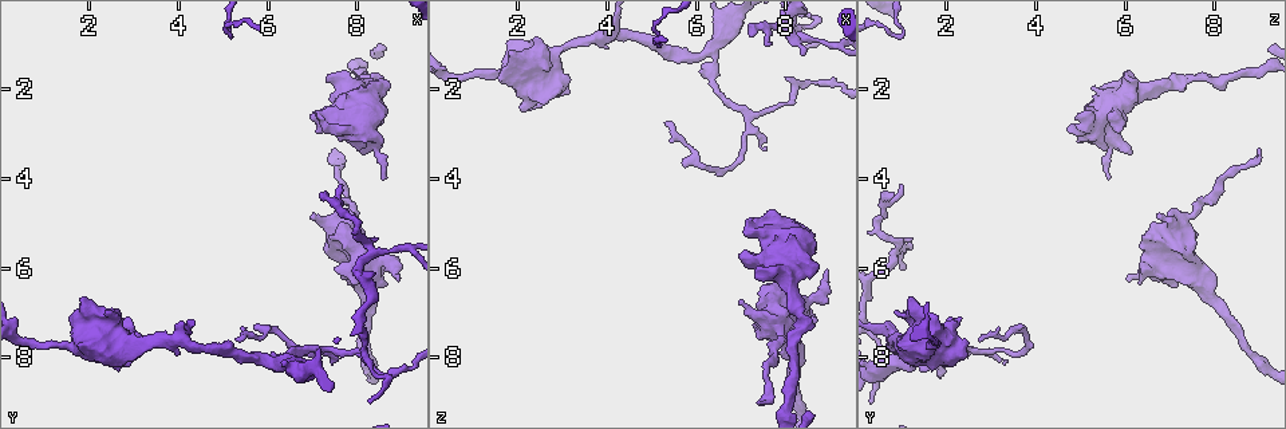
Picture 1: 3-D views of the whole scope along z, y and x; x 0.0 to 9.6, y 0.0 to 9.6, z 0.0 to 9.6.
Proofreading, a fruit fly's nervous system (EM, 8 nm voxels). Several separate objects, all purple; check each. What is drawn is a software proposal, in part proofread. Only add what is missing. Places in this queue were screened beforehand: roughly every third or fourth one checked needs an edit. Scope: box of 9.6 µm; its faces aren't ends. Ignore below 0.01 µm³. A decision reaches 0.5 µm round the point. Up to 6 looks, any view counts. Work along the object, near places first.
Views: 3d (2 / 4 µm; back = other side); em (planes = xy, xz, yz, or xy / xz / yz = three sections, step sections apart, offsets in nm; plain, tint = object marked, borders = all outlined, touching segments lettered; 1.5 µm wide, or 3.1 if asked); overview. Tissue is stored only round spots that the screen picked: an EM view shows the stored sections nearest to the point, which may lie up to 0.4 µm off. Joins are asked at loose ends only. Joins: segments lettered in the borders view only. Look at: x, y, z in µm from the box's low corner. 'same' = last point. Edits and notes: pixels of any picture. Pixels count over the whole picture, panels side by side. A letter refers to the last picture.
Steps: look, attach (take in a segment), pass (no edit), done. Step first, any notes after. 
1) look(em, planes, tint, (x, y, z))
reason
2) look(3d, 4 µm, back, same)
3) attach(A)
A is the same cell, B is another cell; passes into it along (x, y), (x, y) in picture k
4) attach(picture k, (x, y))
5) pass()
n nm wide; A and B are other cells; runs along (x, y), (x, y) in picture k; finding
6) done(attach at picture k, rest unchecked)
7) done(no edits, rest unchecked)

look(3d, 4 µm, (8.55, 4.05, 5.70))
tapers out

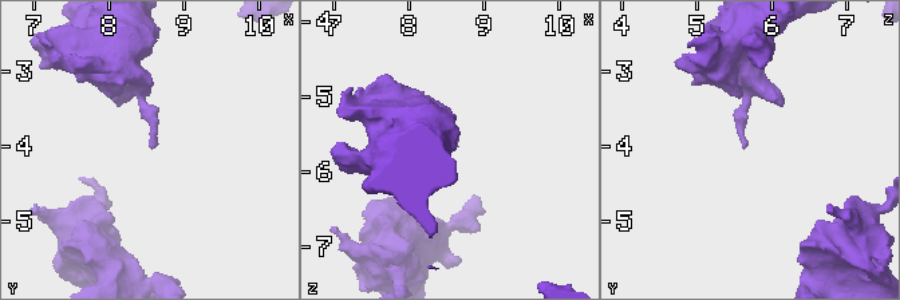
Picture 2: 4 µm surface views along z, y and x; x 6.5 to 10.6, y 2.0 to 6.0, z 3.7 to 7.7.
look(em, yz, step 4, borders, (8.65, 4.00, 5.60))

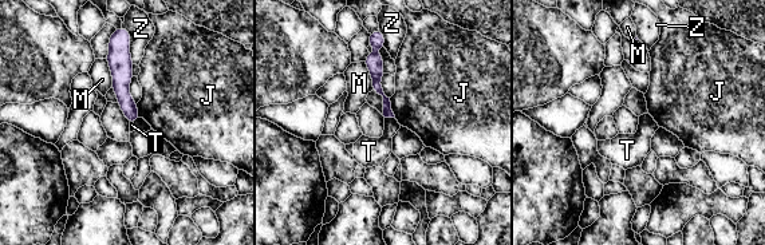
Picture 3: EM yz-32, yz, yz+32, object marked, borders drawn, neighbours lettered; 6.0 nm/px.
pass()
J, M, T and Z are other cells; border along (385, 117), (394, 118) in picture 3; no lettered segment goes on from it

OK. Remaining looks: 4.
look(em, planes, borders, (7.65, 2.90, 4.75))
branch stops here

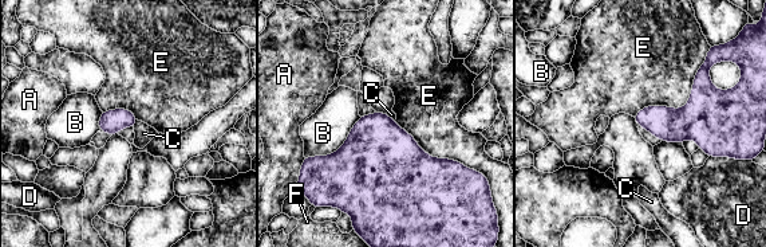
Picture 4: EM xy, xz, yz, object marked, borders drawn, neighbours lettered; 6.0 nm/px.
pass()
A, B, C, D, E and F are other cells; border along (707, 54), (683, 106), (634, 117) in picture 4; none of them fits

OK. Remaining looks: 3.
look(3d, 4 µm, (8.95, 6.30, 6.00))
an open end

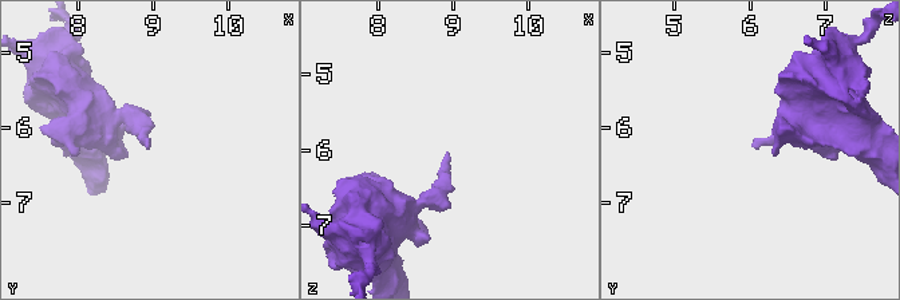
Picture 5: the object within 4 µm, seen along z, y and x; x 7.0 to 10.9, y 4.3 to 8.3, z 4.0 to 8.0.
look(em, planes, plain, (8.90, 6.25, 6.05))

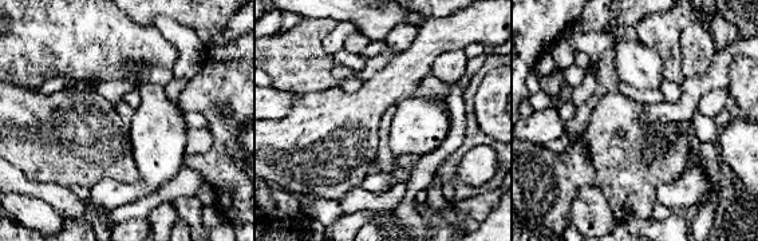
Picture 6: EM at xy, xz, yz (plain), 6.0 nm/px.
look(em, planes, borders, same)

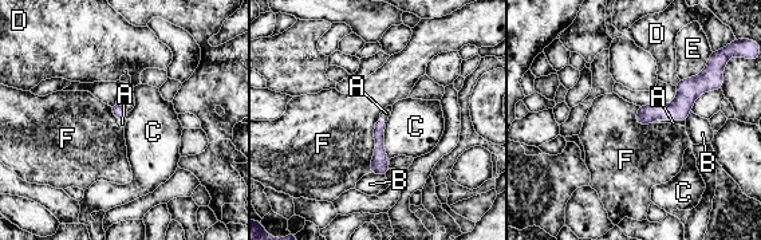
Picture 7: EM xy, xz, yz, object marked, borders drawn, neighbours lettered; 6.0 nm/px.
attach(A)
A is the same cell, B, C, D, E and F are other cells; passes into it along (689, 90), (669, 120), (673, 122) in picture 7; the neuron continues

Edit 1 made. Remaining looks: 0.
done(attach at picture 7, rest unchecked)

